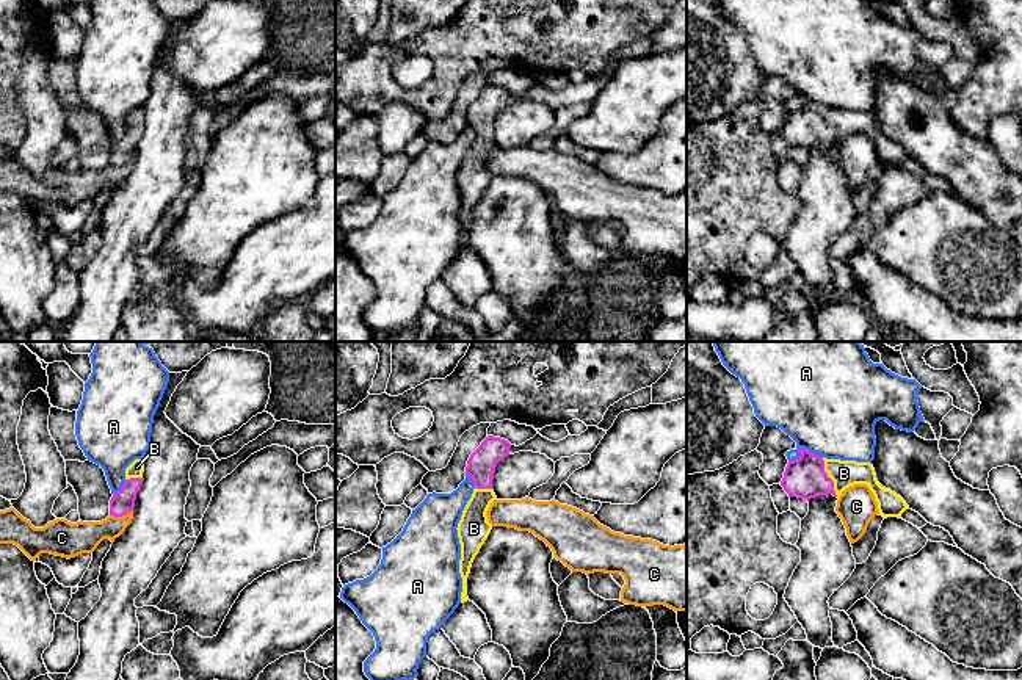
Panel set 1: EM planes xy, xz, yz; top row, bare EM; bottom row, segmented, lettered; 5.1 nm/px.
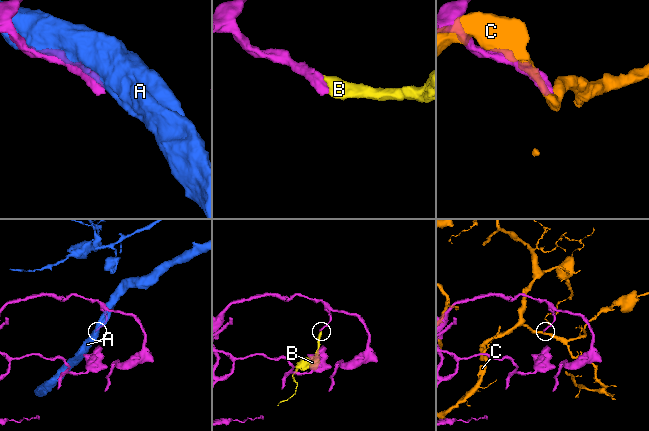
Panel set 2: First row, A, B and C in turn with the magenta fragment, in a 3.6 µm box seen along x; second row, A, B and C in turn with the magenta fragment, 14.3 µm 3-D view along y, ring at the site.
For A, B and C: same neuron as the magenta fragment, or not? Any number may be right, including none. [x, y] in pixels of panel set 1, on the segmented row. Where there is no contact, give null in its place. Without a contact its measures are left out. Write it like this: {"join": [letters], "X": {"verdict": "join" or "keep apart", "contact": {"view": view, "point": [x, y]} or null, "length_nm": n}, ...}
{"join": ["B"], "A": {"verdict": "keep apart", "contact": {"view": "yz", "point": [801, 448]}, "length_nm": 180}, "B": {"verdict": "join", "contact": {"view": "yz", "point": [828, 477]}, "length_nm": 220}, "C": {"verdict": "keep apart", "contact": {"view": "xy", "point": [121, 516]}, "length_nm": 120}}

